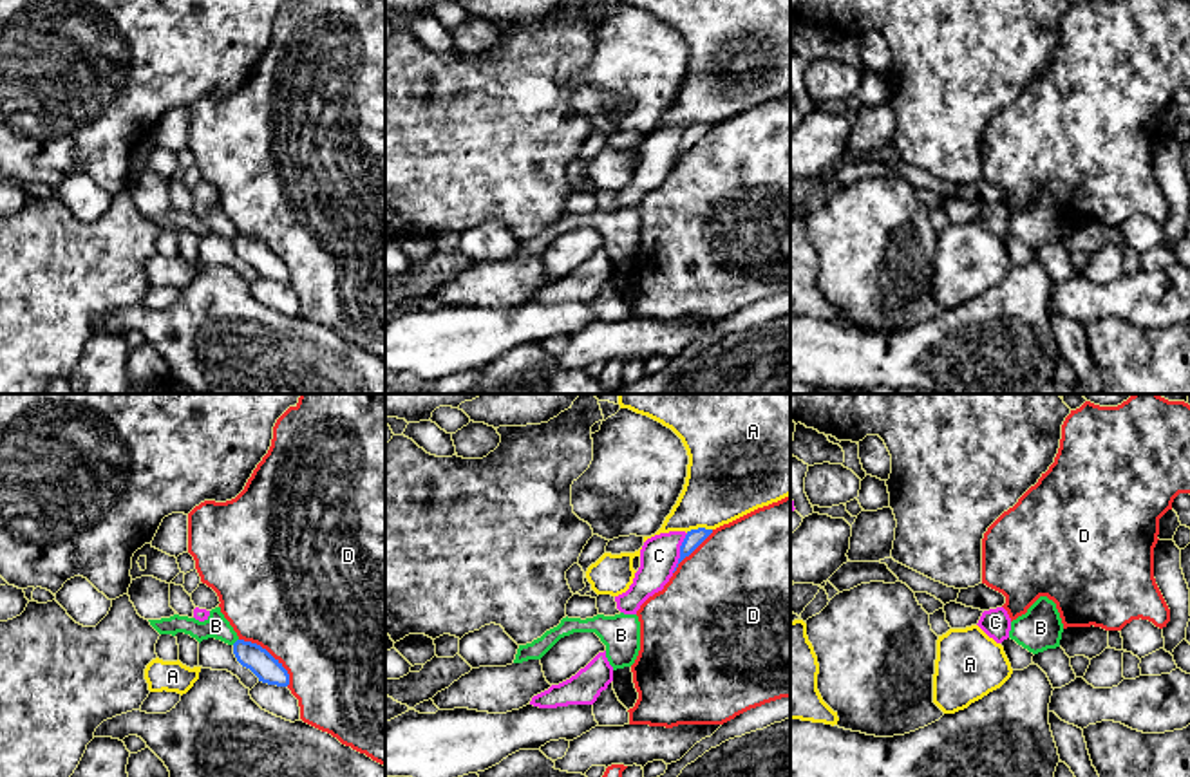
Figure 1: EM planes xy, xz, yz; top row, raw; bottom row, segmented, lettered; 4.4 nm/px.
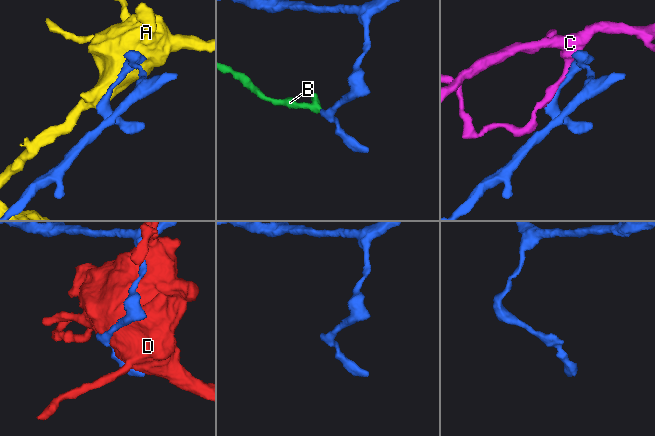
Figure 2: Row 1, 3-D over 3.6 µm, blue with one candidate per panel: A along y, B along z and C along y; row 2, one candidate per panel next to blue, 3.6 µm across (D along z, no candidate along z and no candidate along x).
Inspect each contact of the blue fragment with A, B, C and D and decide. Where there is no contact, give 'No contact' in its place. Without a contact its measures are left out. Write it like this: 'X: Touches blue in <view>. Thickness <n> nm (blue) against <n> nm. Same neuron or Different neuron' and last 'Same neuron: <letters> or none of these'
A: Touches blue in xz. Thickness 80 nm (blue) against 360 nm. Different neuron
B: Touches blue in xy. Thickness 120 nm (blue) against 100 nm. Different neuron
C: Touches blue in xz. Thickness 80 nm (blue) against 170 nm. Different neuron
D: Touches blue in xy. Thickness 120 nm (blue) against 500 nm. Different neuron
Same neuron: none of these

